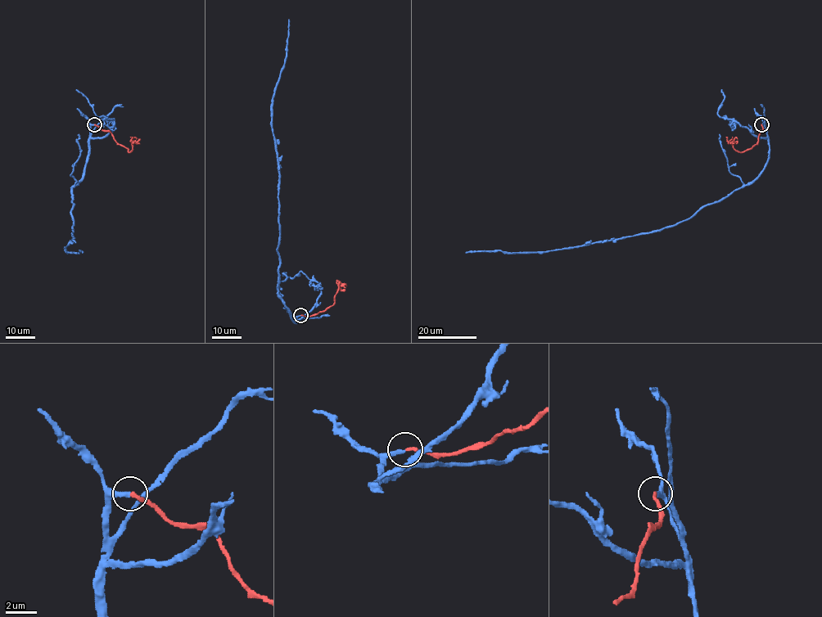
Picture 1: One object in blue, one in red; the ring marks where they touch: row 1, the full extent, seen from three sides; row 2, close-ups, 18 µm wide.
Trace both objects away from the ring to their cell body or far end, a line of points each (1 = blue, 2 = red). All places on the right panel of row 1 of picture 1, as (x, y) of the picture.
1: (761, 124), (769, 146), (764, 170), (752, 181), (702, 205), (674, 226), (554, 249), (465, 253)
2: (761, 124), (757, 142), (750, 149), (736, 150), (726, 137)

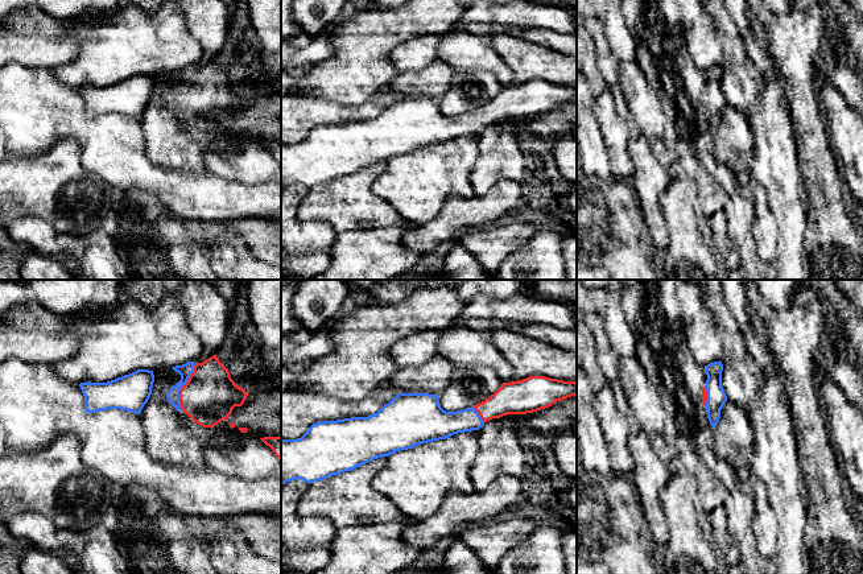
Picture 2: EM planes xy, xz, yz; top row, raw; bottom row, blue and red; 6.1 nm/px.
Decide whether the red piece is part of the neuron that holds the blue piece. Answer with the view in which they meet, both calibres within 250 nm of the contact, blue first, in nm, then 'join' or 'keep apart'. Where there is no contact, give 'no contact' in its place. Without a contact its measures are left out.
meets blue in xy; 80 nm thick on the blue side, 320 nm on the other; join

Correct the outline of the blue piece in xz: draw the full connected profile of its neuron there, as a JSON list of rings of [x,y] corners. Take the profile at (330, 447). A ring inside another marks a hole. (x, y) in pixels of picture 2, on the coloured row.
[[[529,376],[519,381],[503,383],[484,401],[457,412],[443,410],[435,395],[401,392],[377,413],[368,417],[317,422],[301,438],[281,439],[281,486],[296,479],[310,484],[344,471],[351,471],[400,450],[446,439],[458,433],[479,430],[492,418],[500,418],[507,414],[533,413],[571,396],[577,396],[575,381],[563,381],[546,376]]]

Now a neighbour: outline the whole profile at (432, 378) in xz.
[[[435,356],[422,366],[396,369],[388,387],[402,393],[429,393],[439,396],[451,381],[455,364]]]

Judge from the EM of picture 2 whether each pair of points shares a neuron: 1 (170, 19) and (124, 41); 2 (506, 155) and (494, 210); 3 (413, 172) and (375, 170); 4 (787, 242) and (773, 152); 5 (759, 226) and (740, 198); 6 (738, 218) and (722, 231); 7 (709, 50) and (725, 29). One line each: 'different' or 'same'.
1: same
2: different
3: different
4: same
5: different
6: different
7: different

